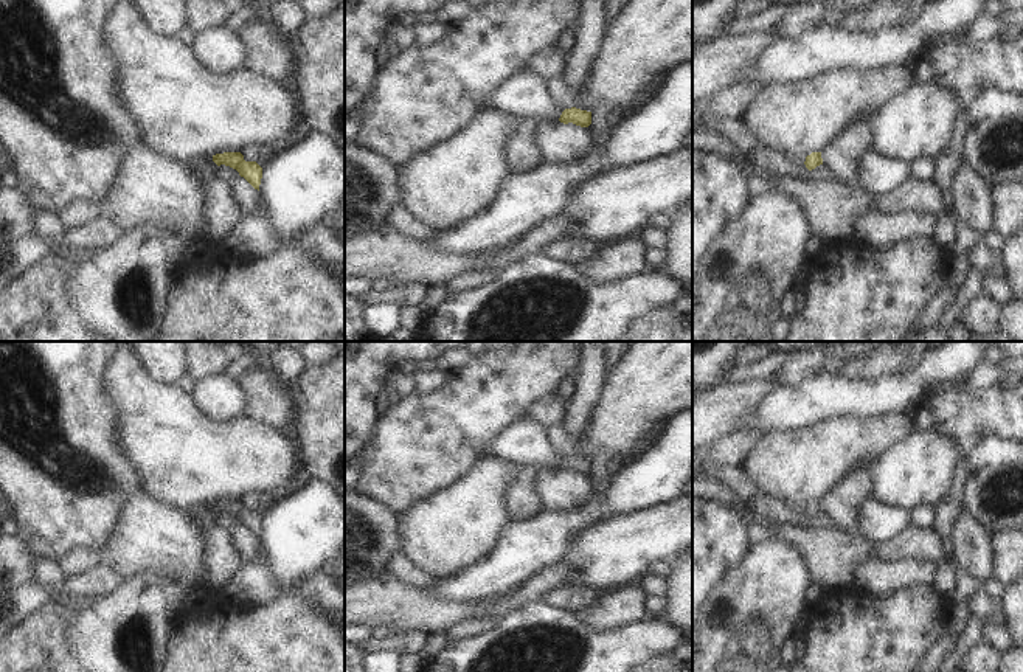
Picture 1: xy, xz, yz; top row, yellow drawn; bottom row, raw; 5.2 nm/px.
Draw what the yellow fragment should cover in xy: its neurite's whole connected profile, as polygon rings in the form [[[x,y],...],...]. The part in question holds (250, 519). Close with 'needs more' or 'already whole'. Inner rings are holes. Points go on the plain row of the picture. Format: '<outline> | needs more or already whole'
[[[224,500],[213,503],[213,509],[230,514],[239,520],[255,537],[259,539],[262,515],[256,509],[245,509],[241,500]]] | already whole

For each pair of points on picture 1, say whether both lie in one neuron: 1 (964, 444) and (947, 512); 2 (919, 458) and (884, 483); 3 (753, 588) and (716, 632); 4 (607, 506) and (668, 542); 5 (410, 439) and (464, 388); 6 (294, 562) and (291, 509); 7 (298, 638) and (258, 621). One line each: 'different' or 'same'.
1: same
2: same
3: same
4: different
5: same
6: same
7: same

